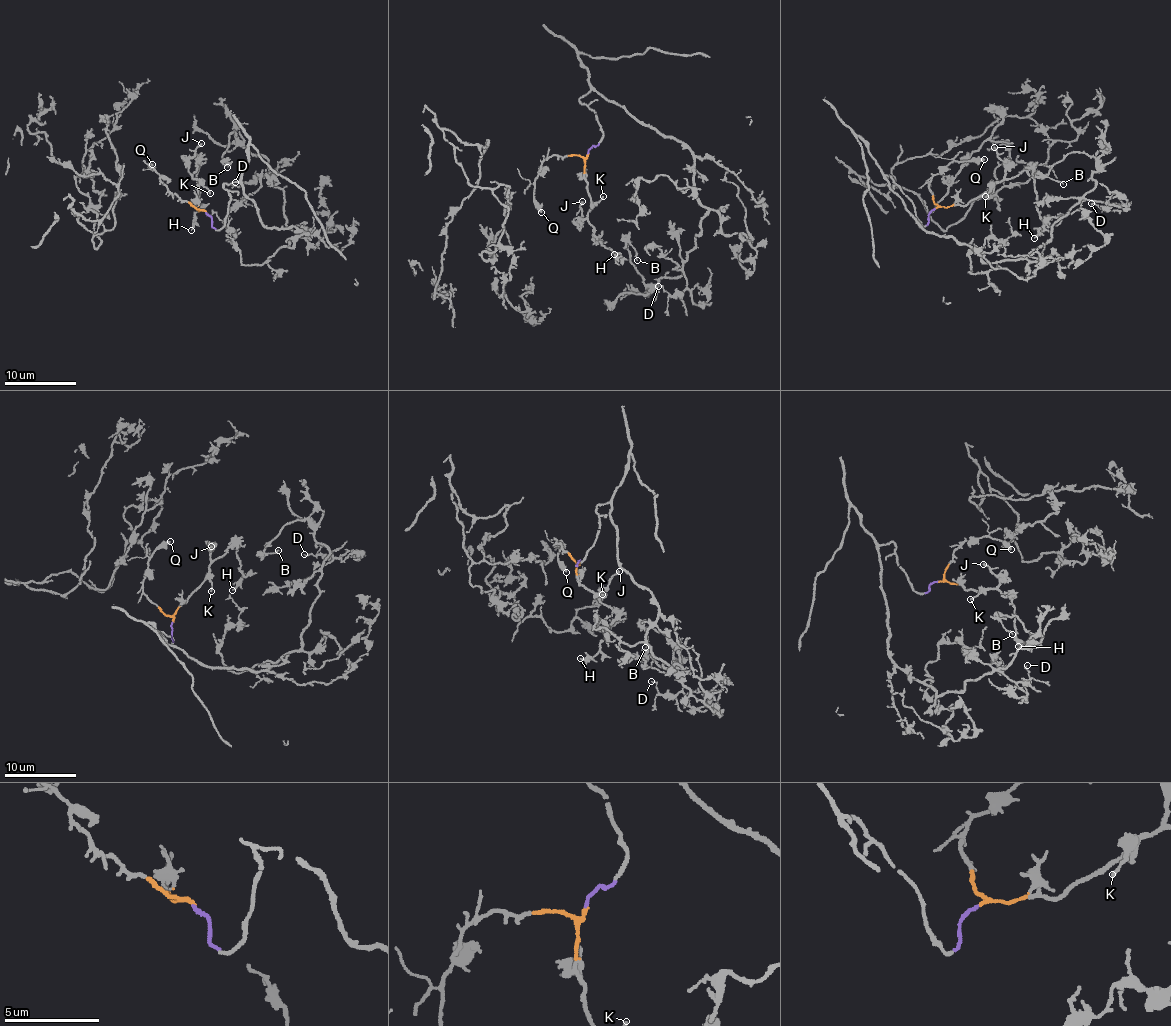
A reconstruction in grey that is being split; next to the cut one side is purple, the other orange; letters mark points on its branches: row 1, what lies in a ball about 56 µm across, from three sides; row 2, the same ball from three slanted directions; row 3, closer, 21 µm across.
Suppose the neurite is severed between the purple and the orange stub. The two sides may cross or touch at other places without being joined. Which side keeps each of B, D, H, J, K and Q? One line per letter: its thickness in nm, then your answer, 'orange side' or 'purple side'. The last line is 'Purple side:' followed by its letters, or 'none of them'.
B: calibre 140 nm; purple side
D: calibre 130 nm; purple side
H: calibre 200 nm; orange side
J: calibre 170 nm; orange side
K: calibre 140 nm; orange side
Q: calibre 280 nm; orange side
Purple side: B, D

